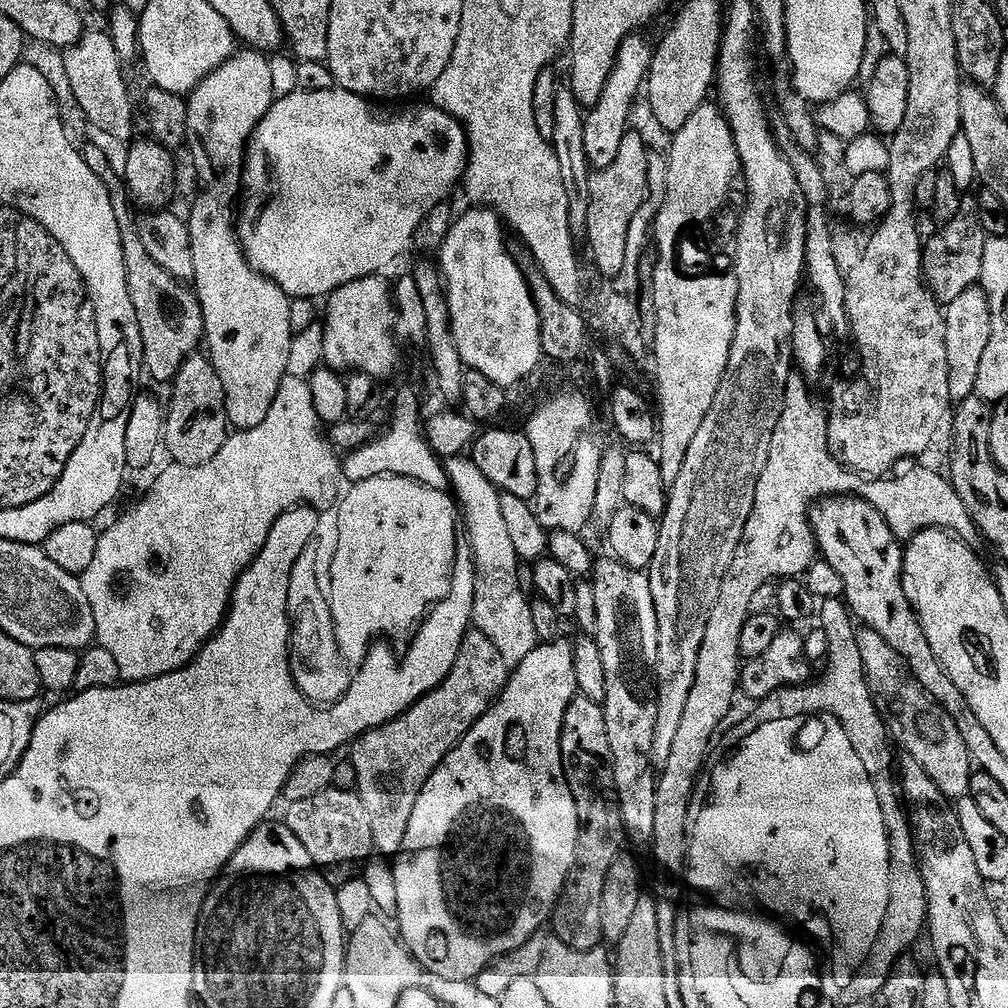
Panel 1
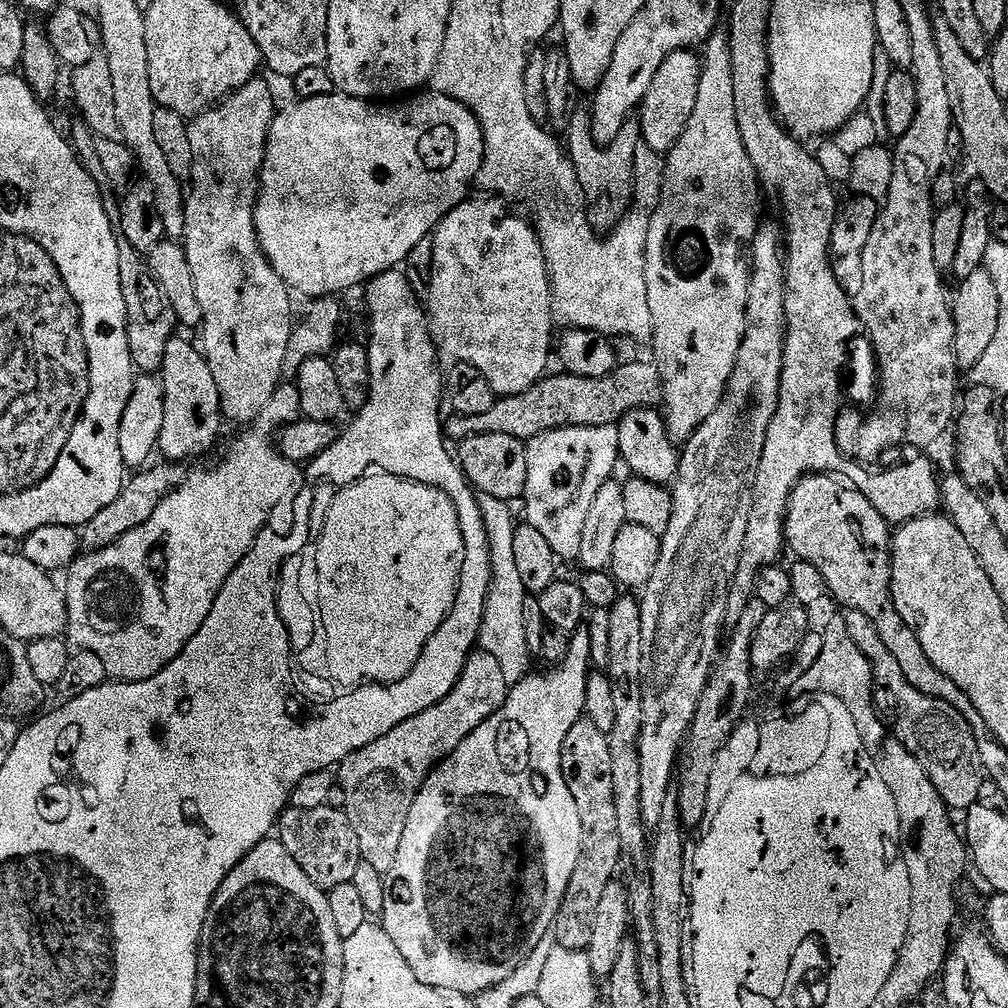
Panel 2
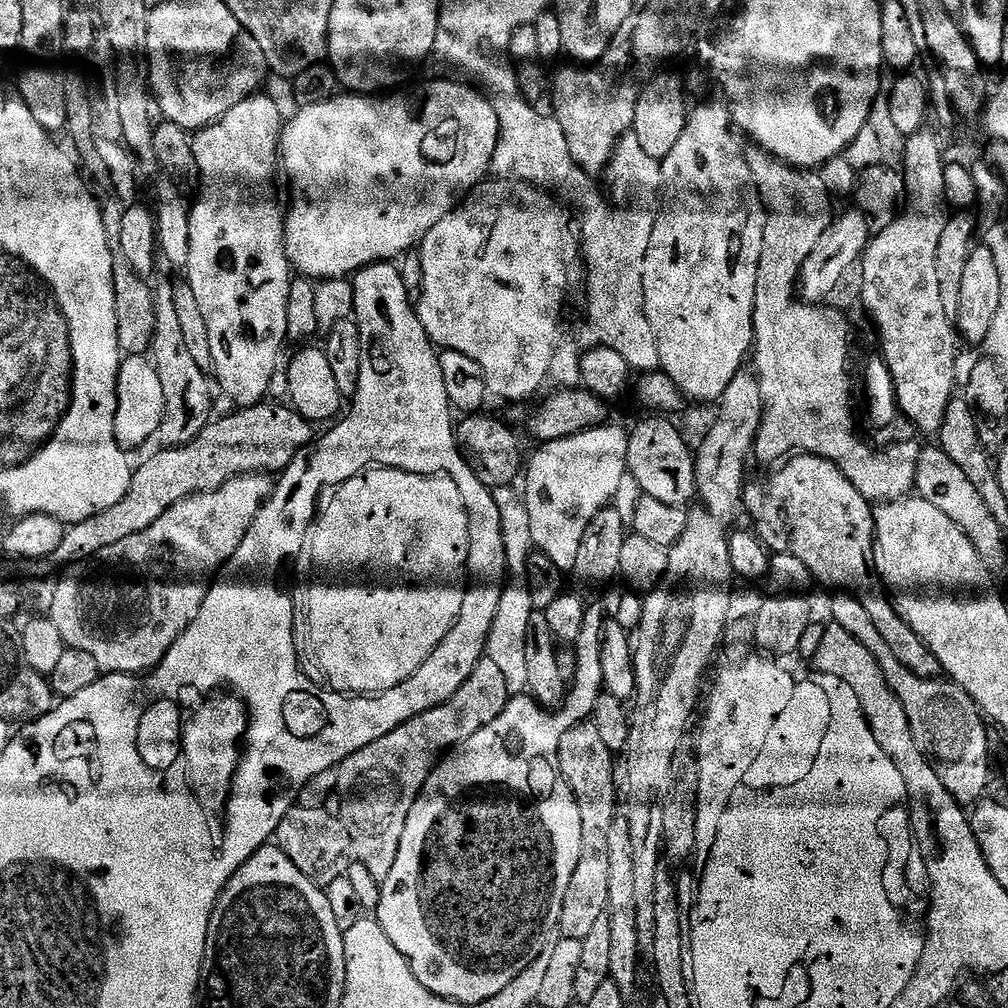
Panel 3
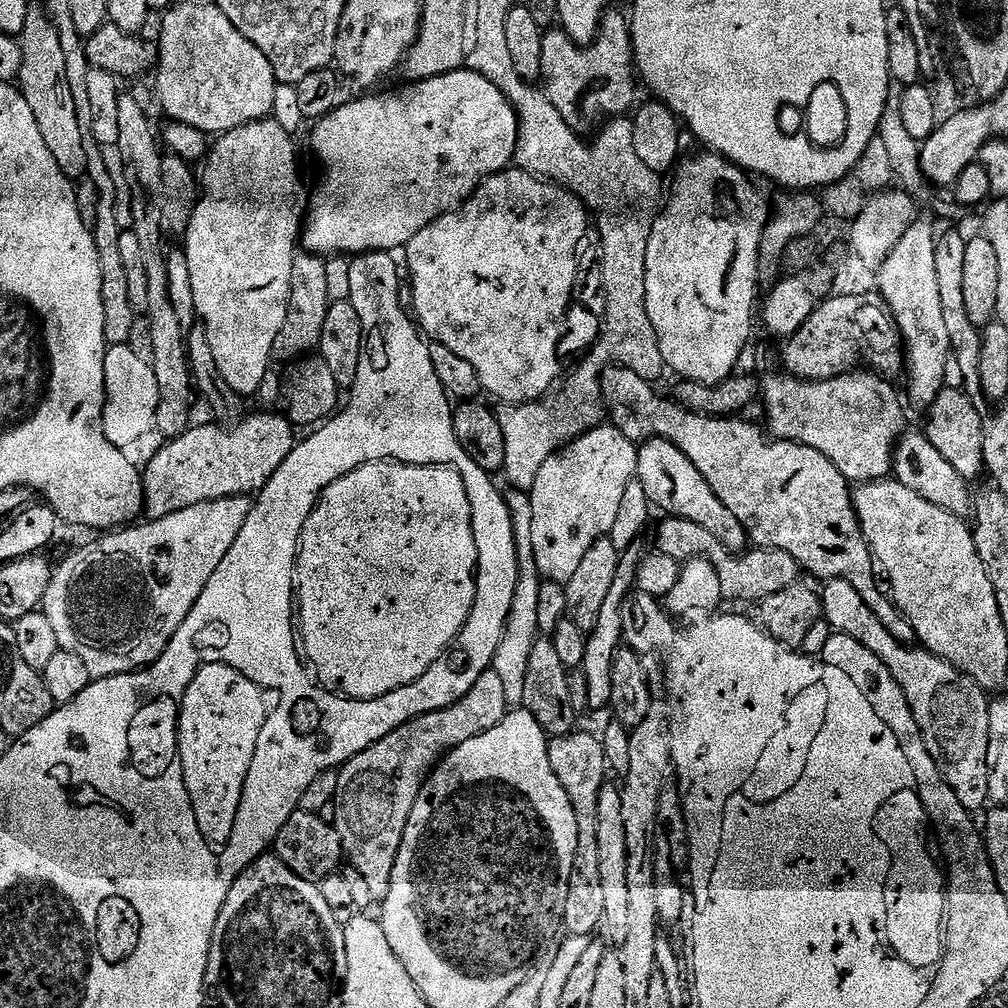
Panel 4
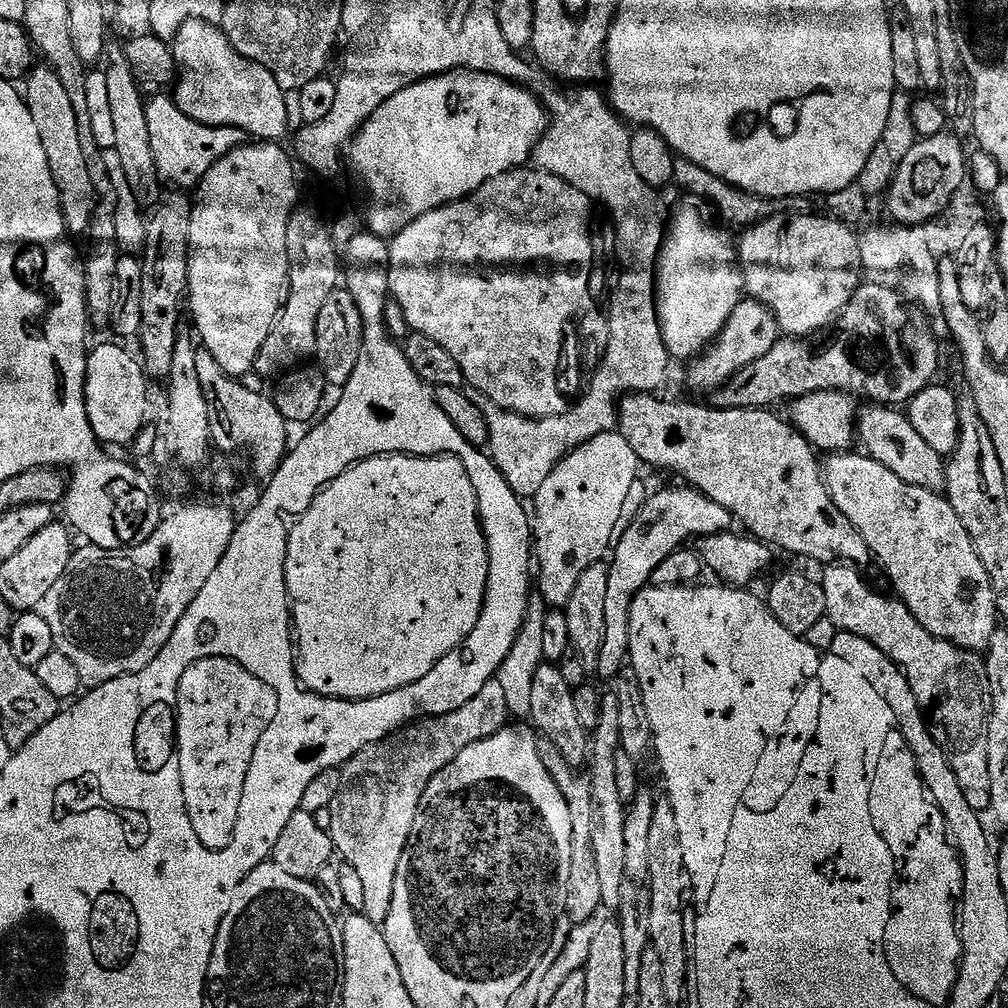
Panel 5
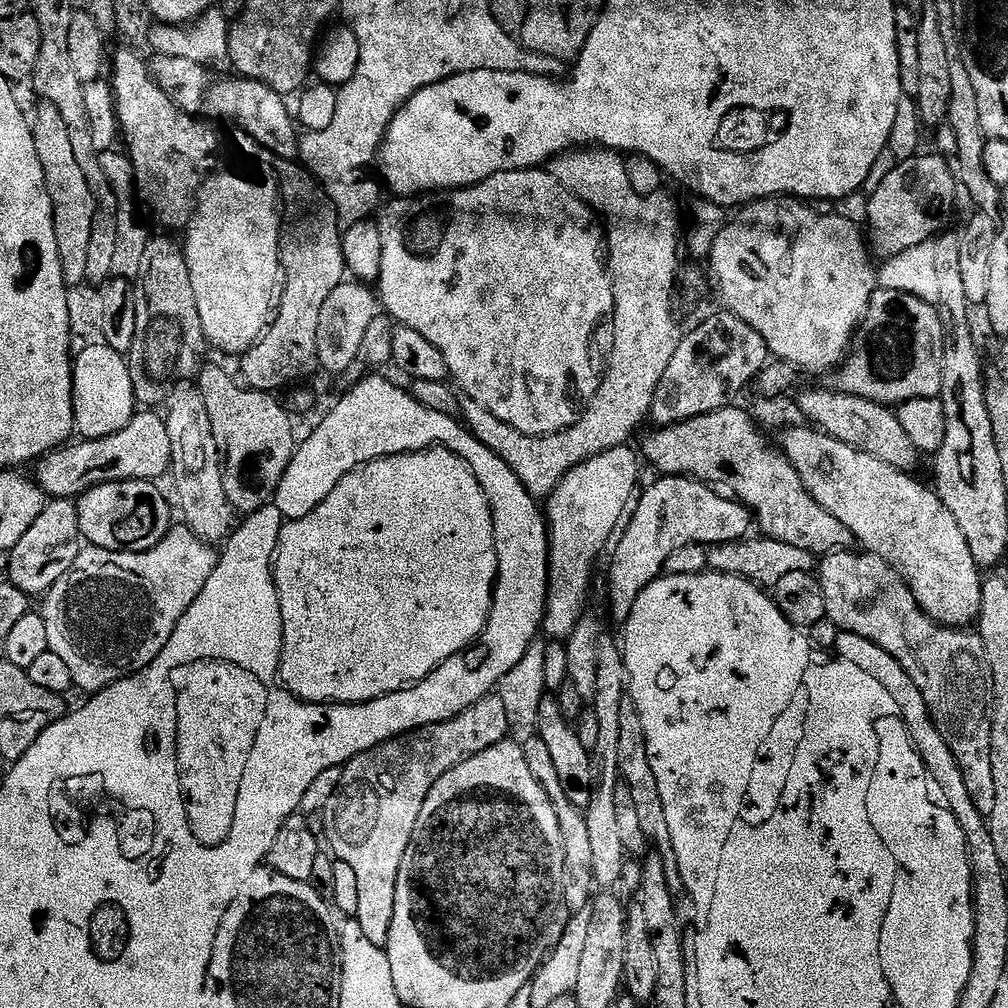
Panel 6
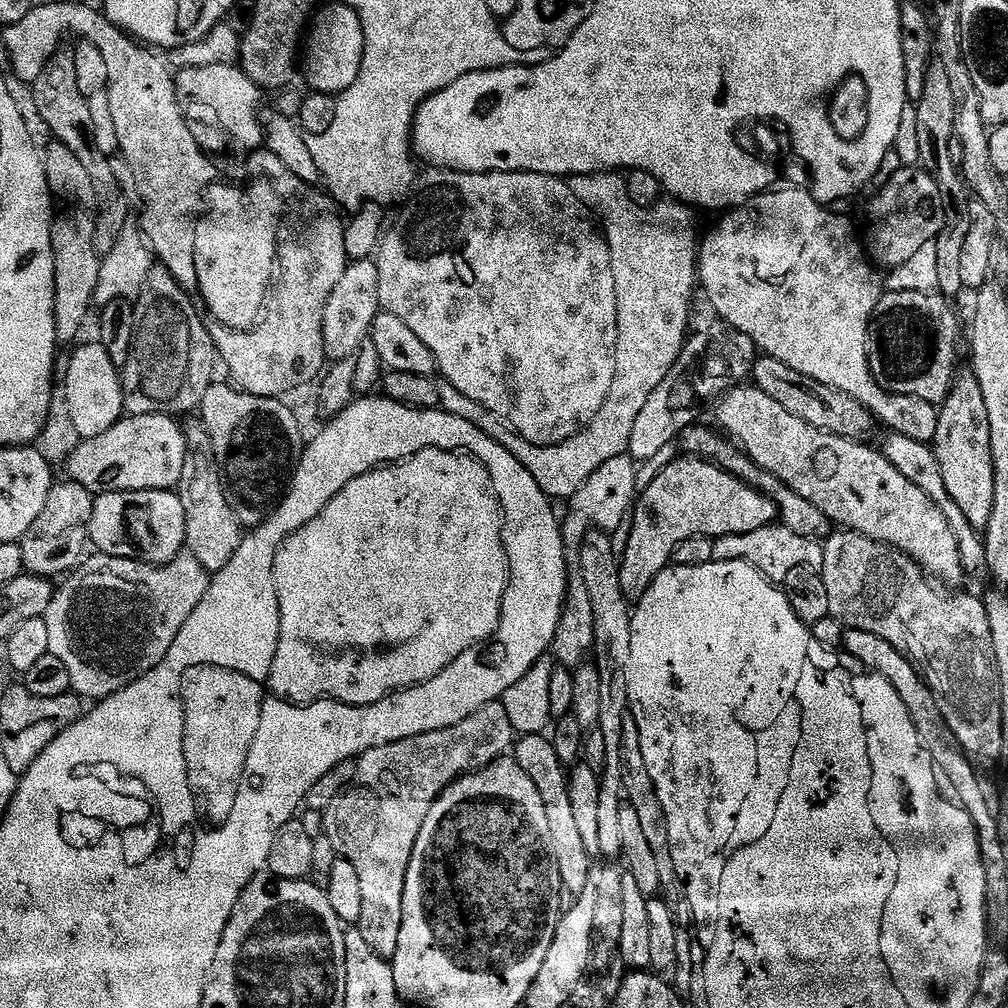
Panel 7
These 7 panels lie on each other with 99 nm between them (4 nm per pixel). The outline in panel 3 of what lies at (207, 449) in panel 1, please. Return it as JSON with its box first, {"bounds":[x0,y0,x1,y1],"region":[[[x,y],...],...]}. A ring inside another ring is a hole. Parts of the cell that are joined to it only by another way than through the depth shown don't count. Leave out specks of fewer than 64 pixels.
{"bounds":[150,280,214,448],"region":[[[160,280],[154,284],[156,321],[150,359],[156,365],[158,378],[162,378],[162,392],[166,398],[162,426],[158,433],[158,440],[161,440],[159,443],[165,448],[177,448],[198,438],[198,434],[202,434],[202,430],[214,416],[212,413],[213,381],[209,373],[202,371],[198,362],[194,362],[194,357],[186,346],[180,323],[178,323],[178,313],[174,310],[173,298],[173,281]]]}

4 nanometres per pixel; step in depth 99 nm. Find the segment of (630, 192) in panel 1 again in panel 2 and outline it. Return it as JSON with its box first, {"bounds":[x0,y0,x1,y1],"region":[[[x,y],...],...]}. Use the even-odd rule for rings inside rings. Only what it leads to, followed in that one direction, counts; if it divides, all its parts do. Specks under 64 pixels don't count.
{"bounds":[566,111,642,229],"region":[[[573,111],[567,119],[566,151],[572,160],[574,170],[583,180],[584,188],[588,191],[588,200],[591,201],[592,222],[598,228],[610,229],[616,225],[624,205],[628,203],[629,181],[631,179],[632,164],[636,160],[636,151],[642,143],[640,135],[640,121],[630,118],[622,126],[618,138],[614,138],[609,144],[601,146],[594,142],[592,133],[592,117],[587,111]]]}

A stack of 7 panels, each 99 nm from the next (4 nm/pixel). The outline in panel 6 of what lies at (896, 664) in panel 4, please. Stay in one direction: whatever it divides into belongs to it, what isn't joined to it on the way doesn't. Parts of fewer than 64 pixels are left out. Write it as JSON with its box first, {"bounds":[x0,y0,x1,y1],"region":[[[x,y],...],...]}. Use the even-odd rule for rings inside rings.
{"bounds":[818,550,996,816],"region":[[[867,550],[852,551],[829,552],[819,561],[818,579],[822,586],[822,594],[826,598],[827,617],[837,624],[840,632],[849,632],[869,639],[901,664],[902,669],[913,679],[914,686],[921,692],[921,698],[928,707],[928,713],[937,731],[945,739],[946,746],[950,746],[962,770],[962,778],[966,782],[966,790],[974,806],[981,816],[991,816],[994,813],[995,792],[990,742],[996,692],[993,686],[993,670],[979,631],[948,628],[937,620],[931,620],[920,609],[911,586],[904,581],[897,568],[893,568],[882,557],[873,556]]]}

